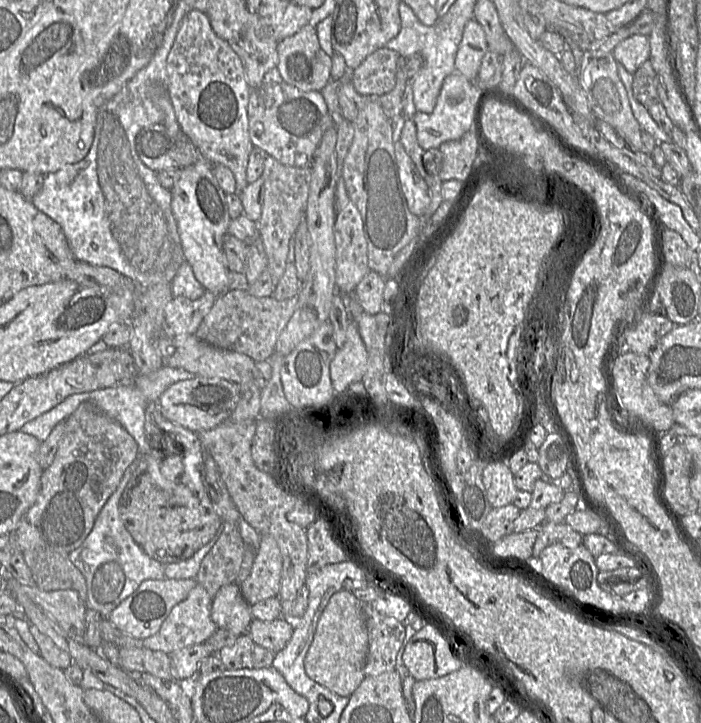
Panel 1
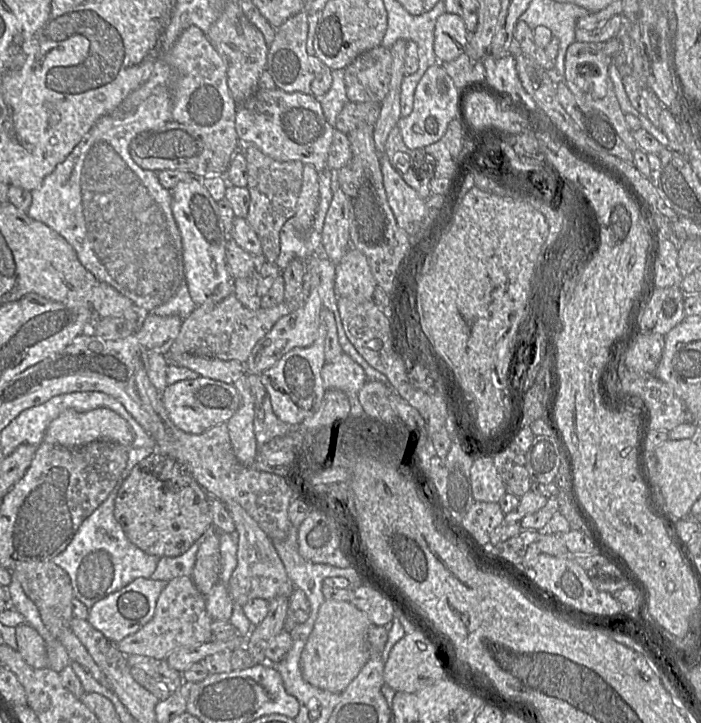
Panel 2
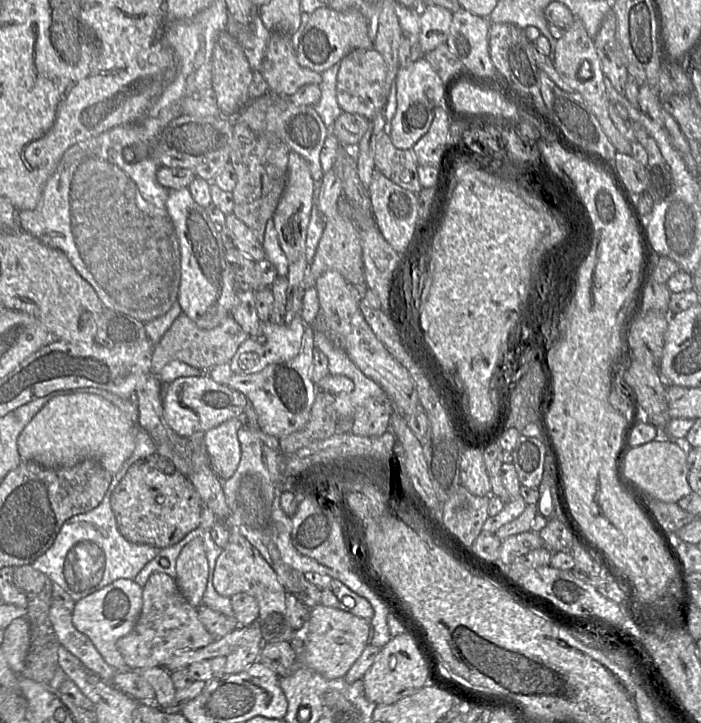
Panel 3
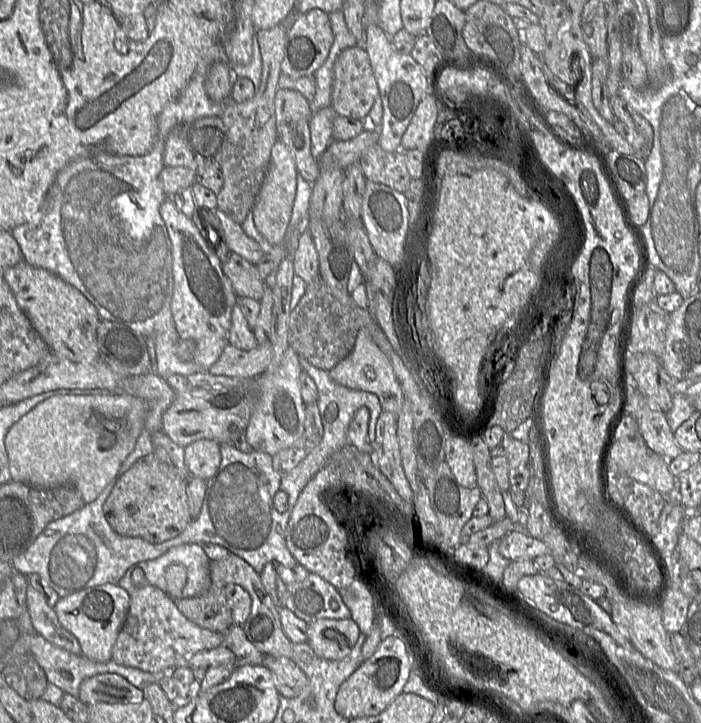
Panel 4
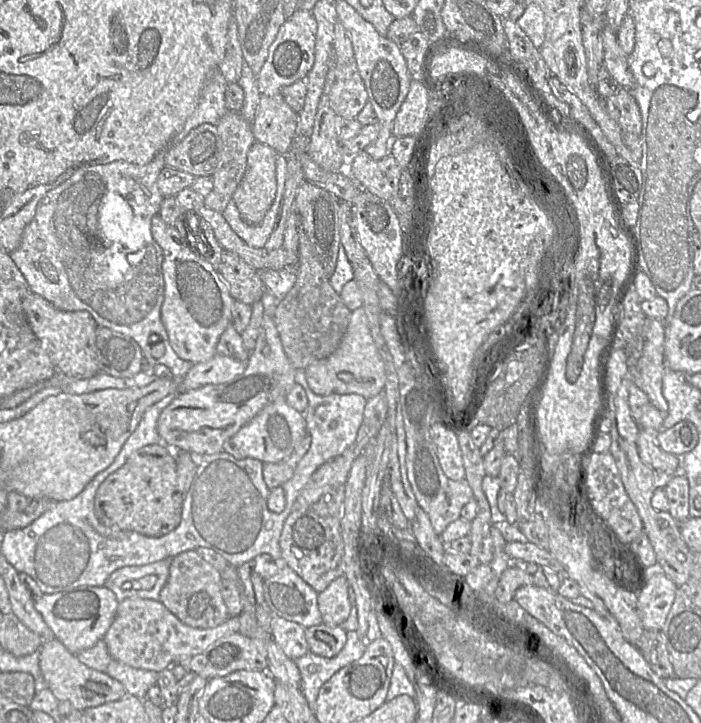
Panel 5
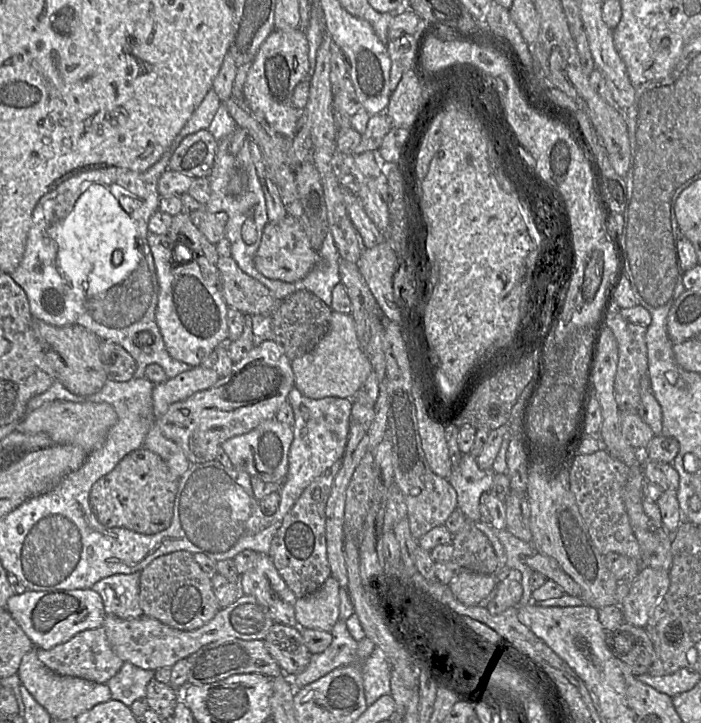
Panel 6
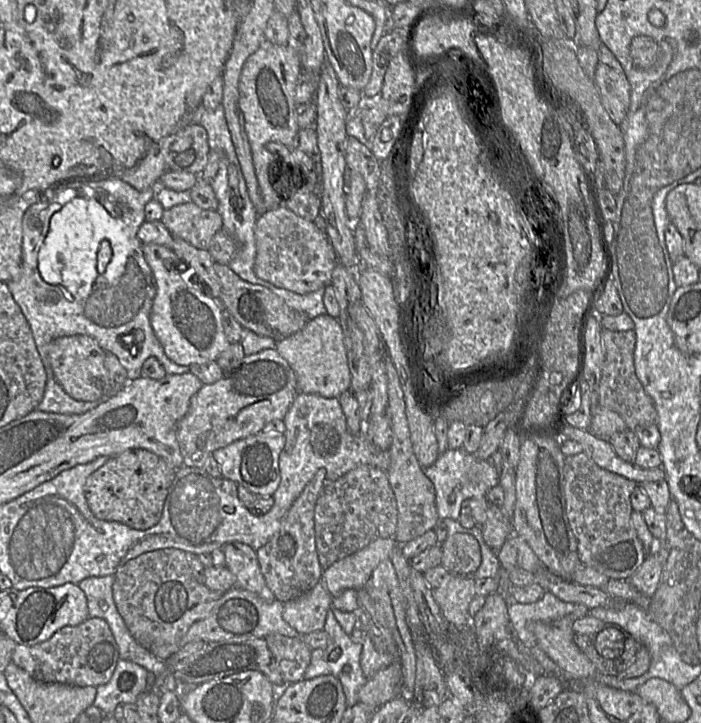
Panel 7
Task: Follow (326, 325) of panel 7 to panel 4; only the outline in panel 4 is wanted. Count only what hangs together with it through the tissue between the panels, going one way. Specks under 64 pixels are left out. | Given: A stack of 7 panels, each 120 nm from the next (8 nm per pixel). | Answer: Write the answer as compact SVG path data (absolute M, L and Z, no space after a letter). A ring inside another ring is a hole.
M361 327L352 352L329 371L329 376L344 387L375 394L384 411L397 415L403 406L405 396L398 382L391 362L378 348L366 327Z

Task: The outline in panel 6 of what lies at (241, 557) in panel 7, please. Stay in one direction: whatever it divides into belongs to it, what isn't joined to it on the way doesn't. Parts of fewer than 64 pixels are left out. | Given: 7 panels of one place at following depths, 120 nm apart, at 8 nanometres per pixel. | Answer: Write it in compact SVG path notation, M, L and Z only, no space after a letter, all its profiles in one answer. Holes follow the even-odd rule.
M260 554L255 566L240 575L239 586L245 595L255 597L265 607L275 623L297 629L301 627L295 618L298 598L288 588L268 554Z

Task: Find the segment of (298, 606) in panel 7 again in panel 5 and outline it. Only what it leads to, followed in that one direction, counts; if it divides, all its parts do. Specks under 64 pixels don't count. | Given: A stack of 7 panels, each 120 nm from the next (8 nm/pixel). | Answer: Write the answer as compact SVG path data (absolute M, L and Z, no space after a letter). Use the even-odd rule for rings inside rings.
M336 578L325 590L318 593L317 604L323 624L331 627L340 626L351 610L349 584L346 578Z

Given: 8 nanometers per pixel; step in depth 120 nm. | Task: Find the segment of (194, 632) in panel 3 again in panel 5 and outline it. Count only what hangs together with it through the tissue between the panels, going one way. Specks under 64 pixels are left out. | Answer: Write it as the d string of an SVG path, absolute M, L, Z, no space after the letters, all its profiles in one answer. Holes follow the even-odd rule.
M128 598L120 602L104 641L112 658L131 667L160 673L178 662L203 653L215 641L240 633L241 618L229 616L214 628L200 629L183 624L159 600Z

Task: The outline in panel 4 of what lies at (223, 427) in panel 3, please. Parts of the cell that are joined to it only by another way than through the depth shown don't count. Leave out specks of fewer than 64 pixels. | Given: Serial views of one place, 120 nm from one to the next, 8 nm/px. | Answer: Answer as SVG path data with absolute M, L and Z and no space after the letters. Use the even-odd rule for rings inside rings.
M209 439L197 440L185 447L184 457L191 476L207 481L220 465L220 444Z

